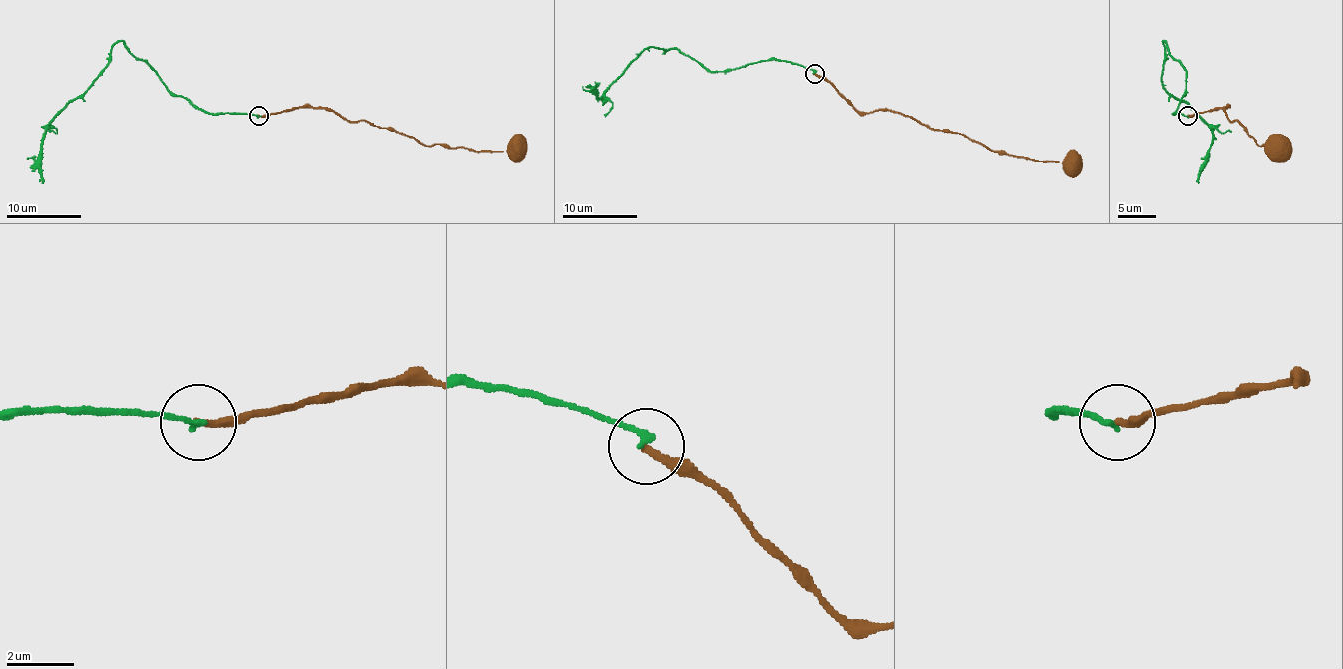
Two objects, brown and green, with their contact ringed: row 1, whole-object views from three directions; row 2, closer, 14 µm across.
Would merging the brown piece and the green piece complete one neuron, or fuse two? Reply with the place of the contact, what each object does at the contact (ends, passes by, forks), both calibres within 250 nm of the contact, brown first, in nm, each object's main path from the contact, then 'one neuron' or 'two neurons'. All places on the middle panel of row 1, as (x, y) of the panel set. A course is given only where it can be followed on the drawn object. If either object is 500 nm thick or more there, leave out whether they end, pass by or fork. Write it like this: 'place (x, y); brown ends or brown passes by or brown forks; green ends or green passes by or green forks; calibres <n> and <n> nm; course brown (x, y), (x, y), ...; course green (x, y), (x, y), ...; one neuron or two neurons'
place (814, 73); brown ends; green ends; calibres 220 and 170 nm; course brown (815, 73), (860, 112), (893, 110), (1007, 155), (1069, 159), (1080, 166); course green (815, 73), (789, 61), (759, 61), (708, 71), (673, 48), (648, 47), (600, 97), (596, 95), (598, 84); two neurons

